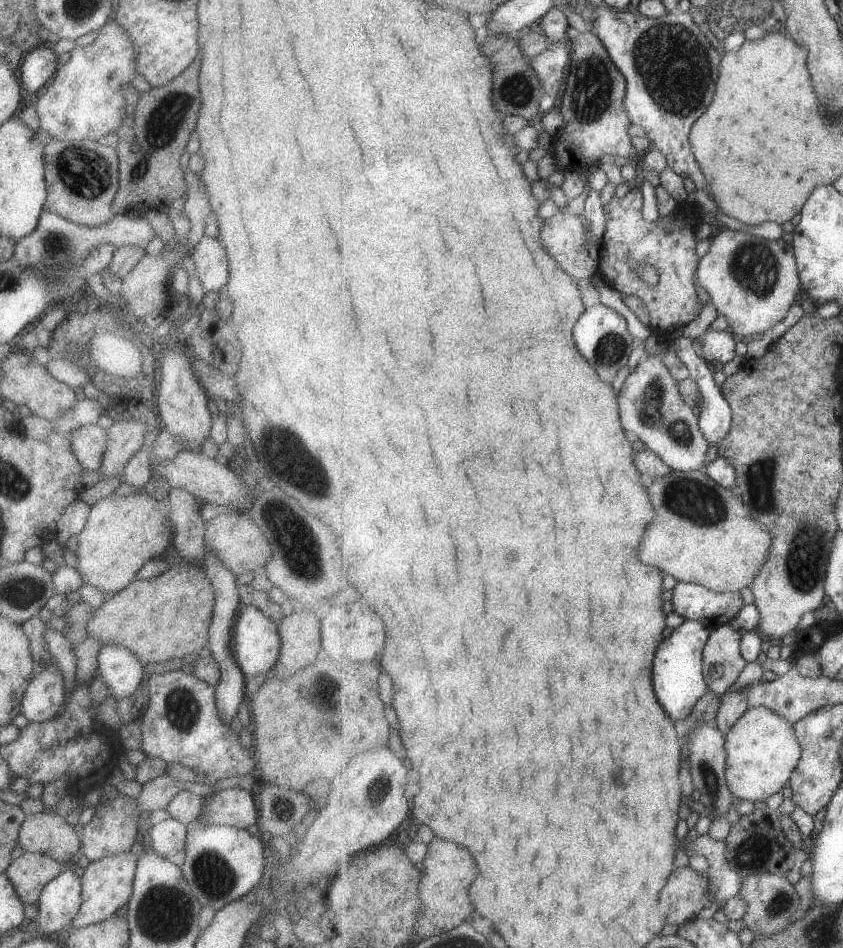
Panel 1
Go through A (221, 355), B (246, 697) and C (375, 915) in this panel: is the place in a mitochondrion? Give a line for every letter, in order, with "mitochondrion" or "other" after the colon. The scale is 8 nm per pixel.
A: other
B: other
C: other

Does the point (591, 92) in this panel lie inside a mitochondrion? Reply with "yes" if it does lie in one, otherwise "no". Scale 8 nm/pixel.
yes

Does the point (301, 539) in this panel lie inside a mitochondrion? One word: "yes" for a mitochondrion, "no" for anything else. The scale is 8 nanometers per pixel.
yes

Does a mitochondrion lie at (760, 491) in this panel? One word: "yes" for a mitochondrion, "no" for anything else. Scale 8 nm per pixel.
yes

